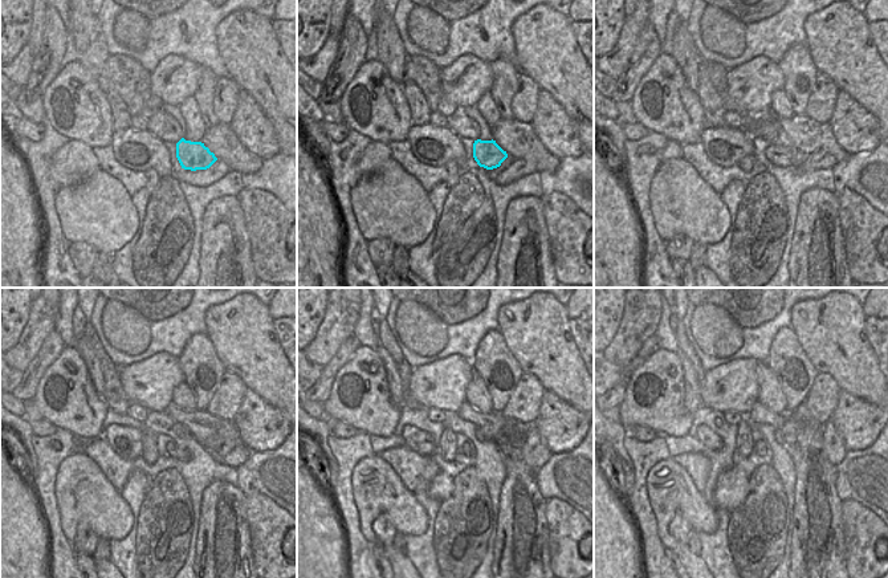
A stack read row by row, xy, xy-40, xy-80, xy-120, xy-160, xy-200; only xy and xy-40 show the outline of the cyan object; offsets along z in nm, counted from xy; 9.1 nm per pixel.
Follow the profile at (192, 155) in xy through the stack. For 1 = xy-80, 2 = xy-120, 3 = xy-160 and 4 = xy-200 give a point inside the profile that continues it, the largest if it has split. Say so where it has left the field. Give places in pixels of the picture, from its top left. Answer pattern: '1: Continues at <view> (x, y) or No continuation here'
1: Continues at xy-80 (781, 155)
2: Continues at xy-120 (172, 448)
3: Continues at xy-160 (467, 447)
4: Continues at xy-200 (760, 447).

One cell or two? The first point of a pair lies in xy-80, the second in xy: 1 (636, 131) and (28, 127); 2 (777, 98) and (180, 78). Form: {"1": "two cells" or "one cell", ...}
{"1": "one cell", "2": "two cells"}

